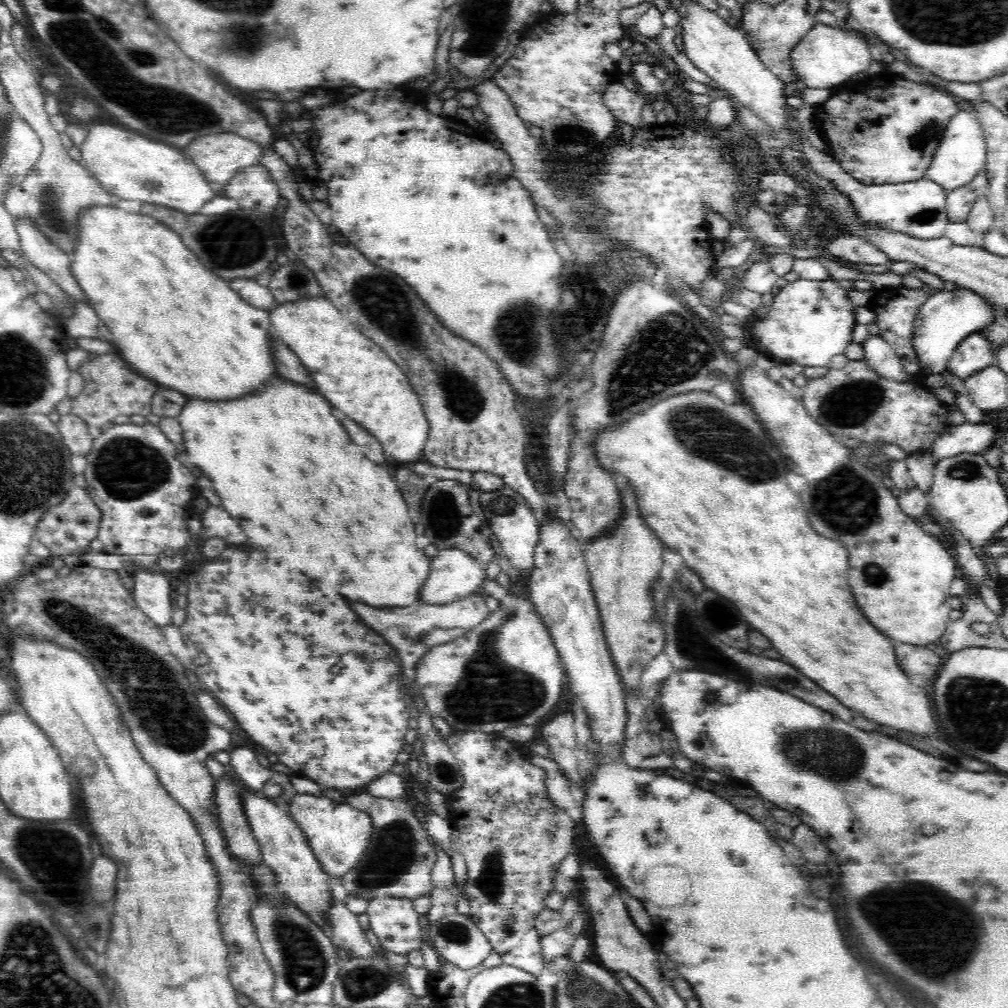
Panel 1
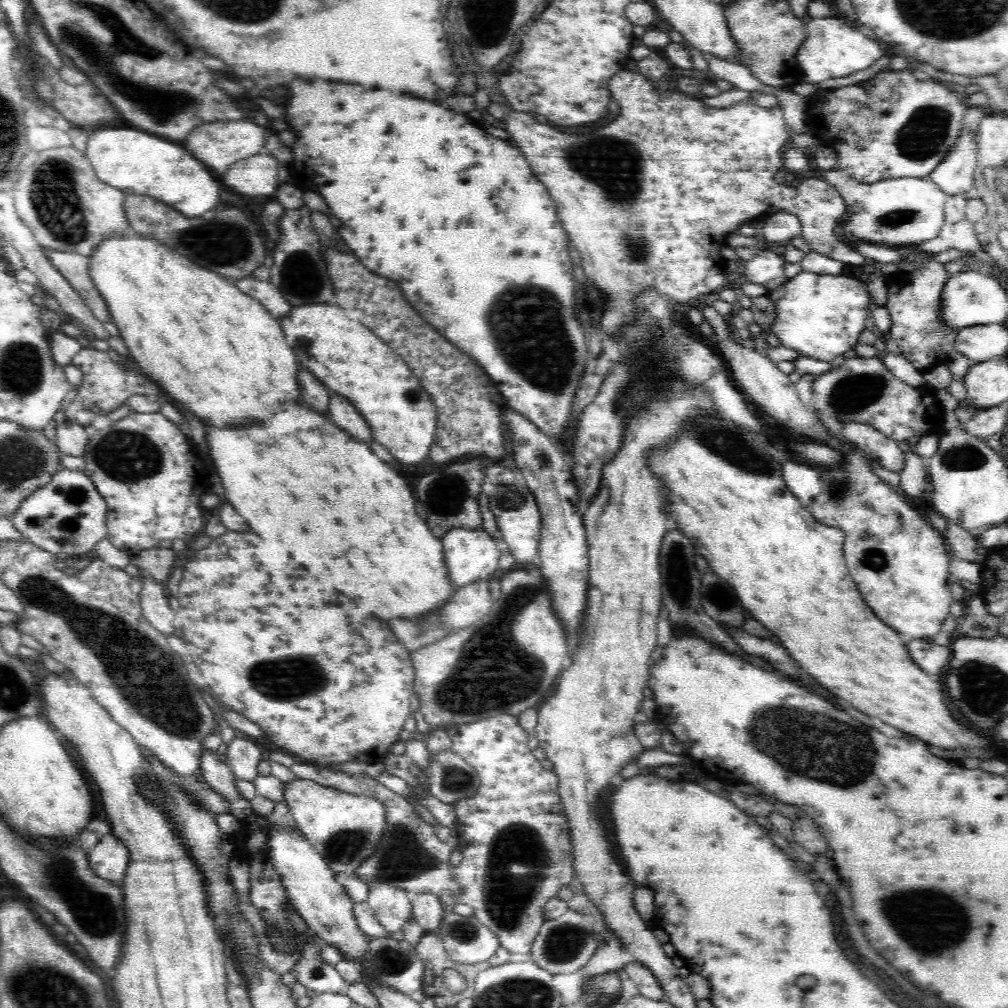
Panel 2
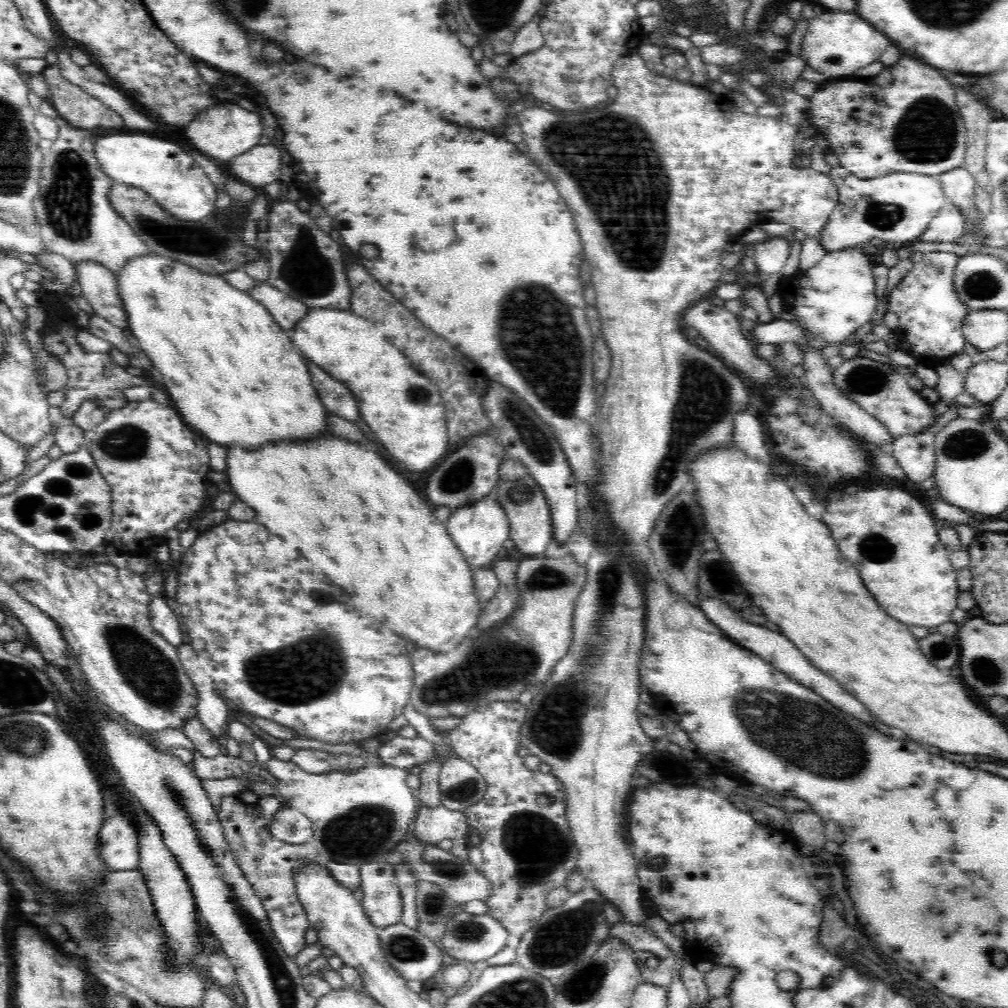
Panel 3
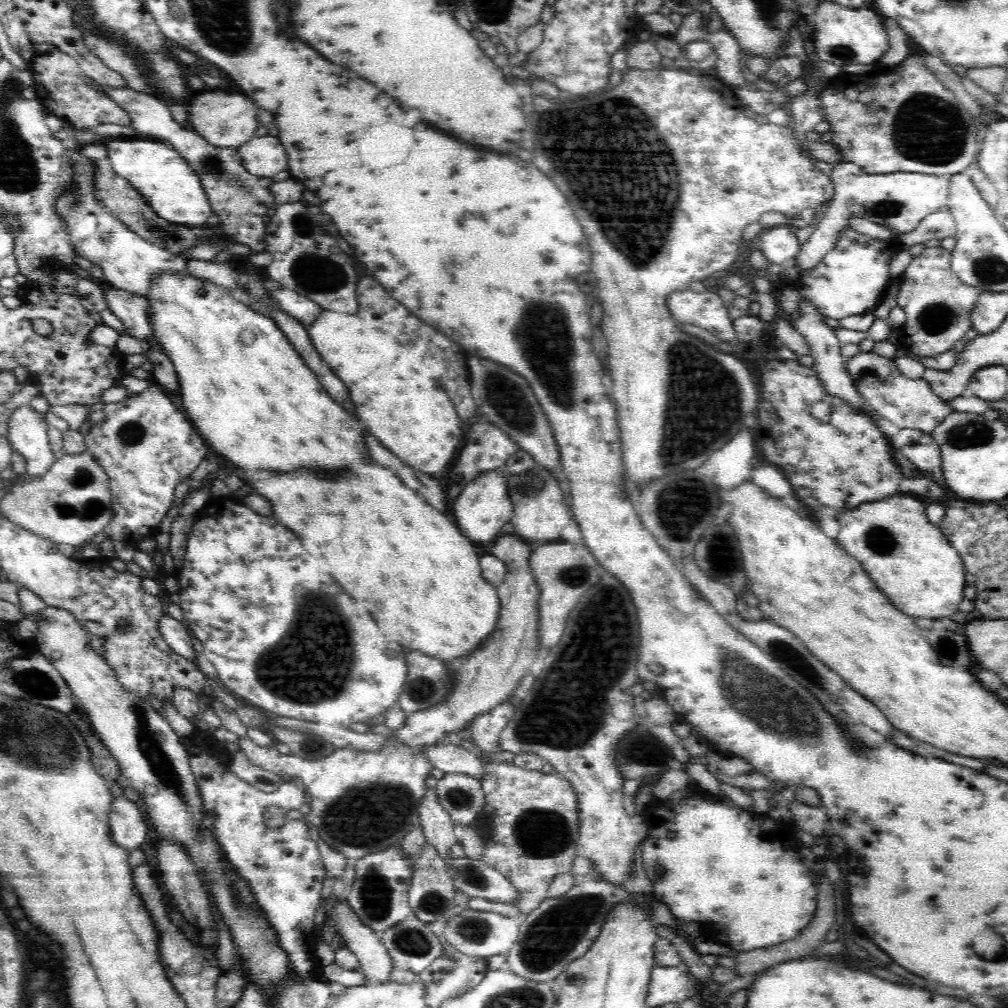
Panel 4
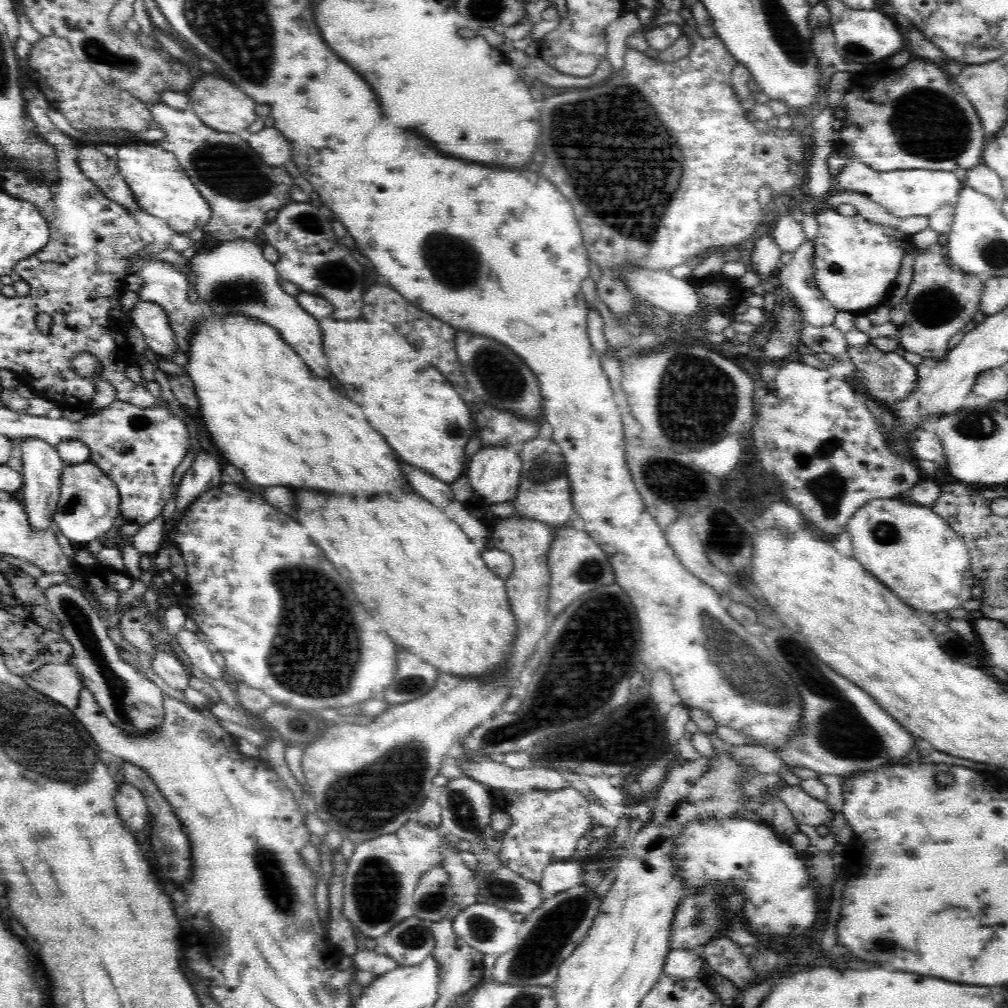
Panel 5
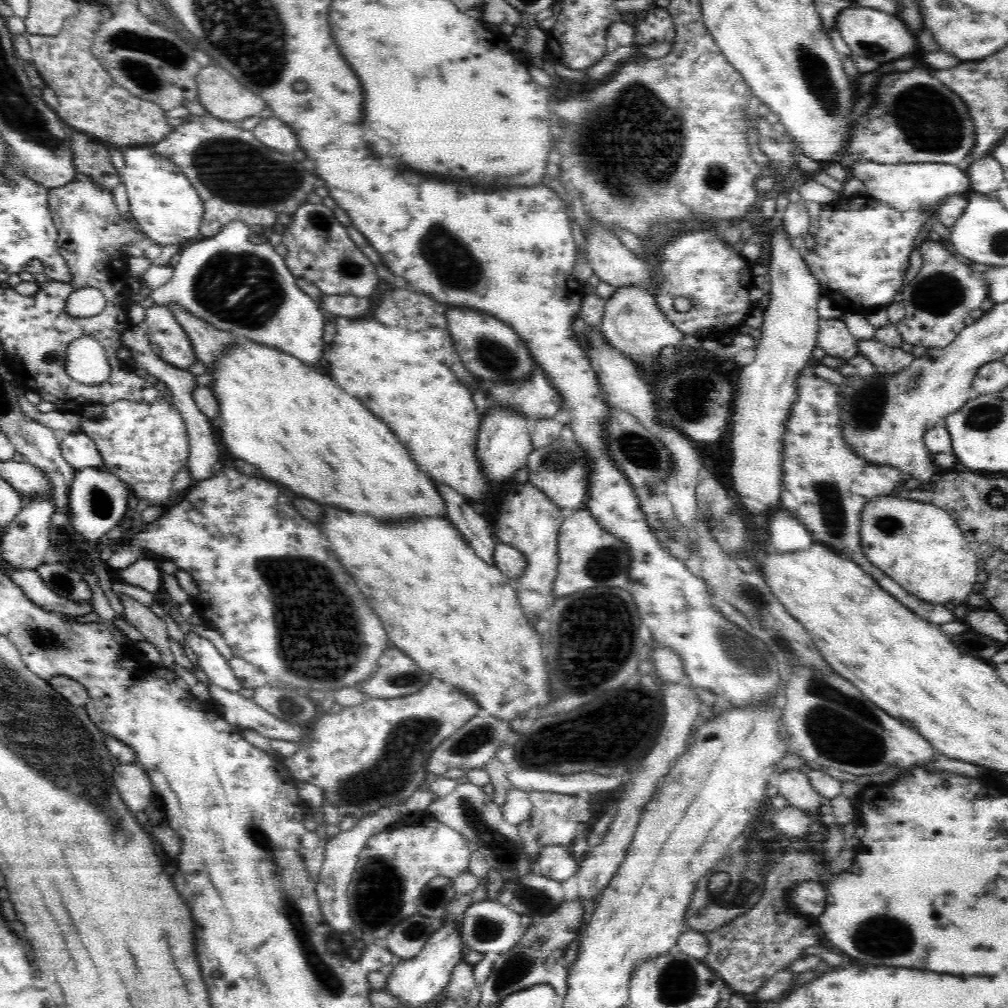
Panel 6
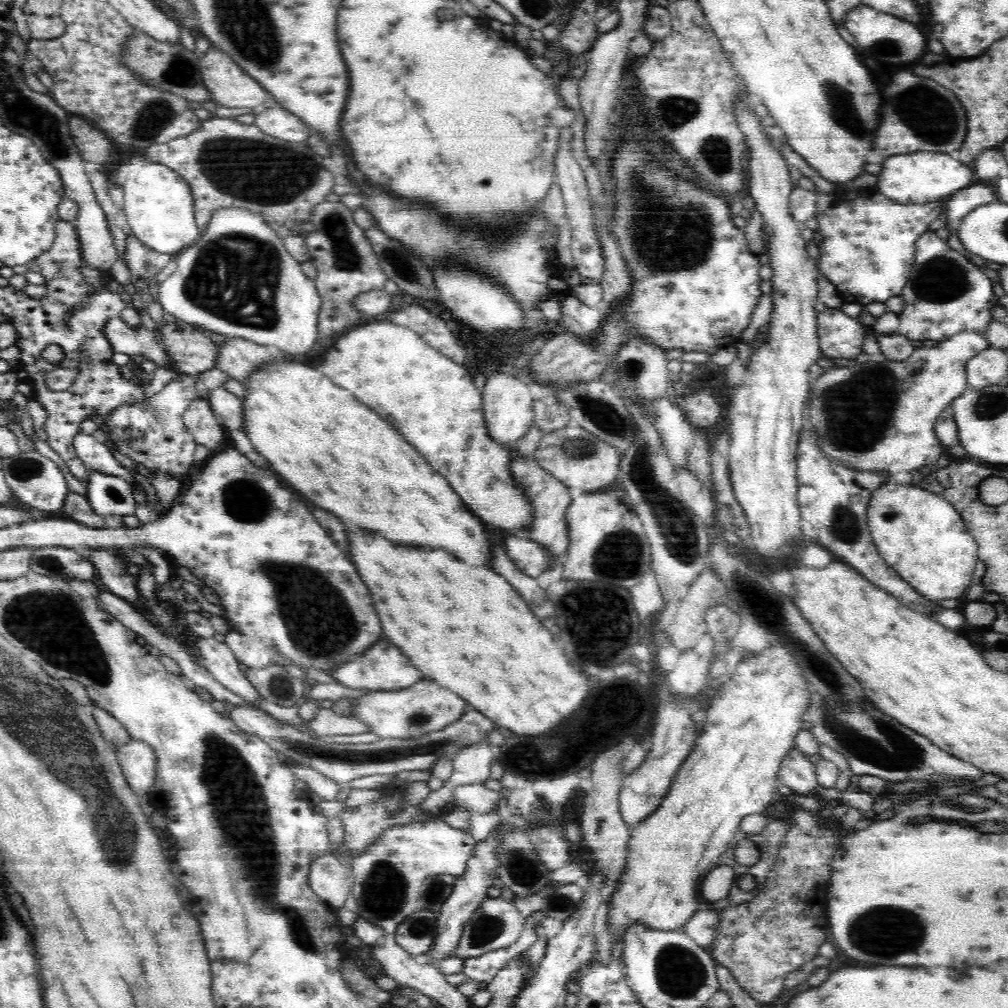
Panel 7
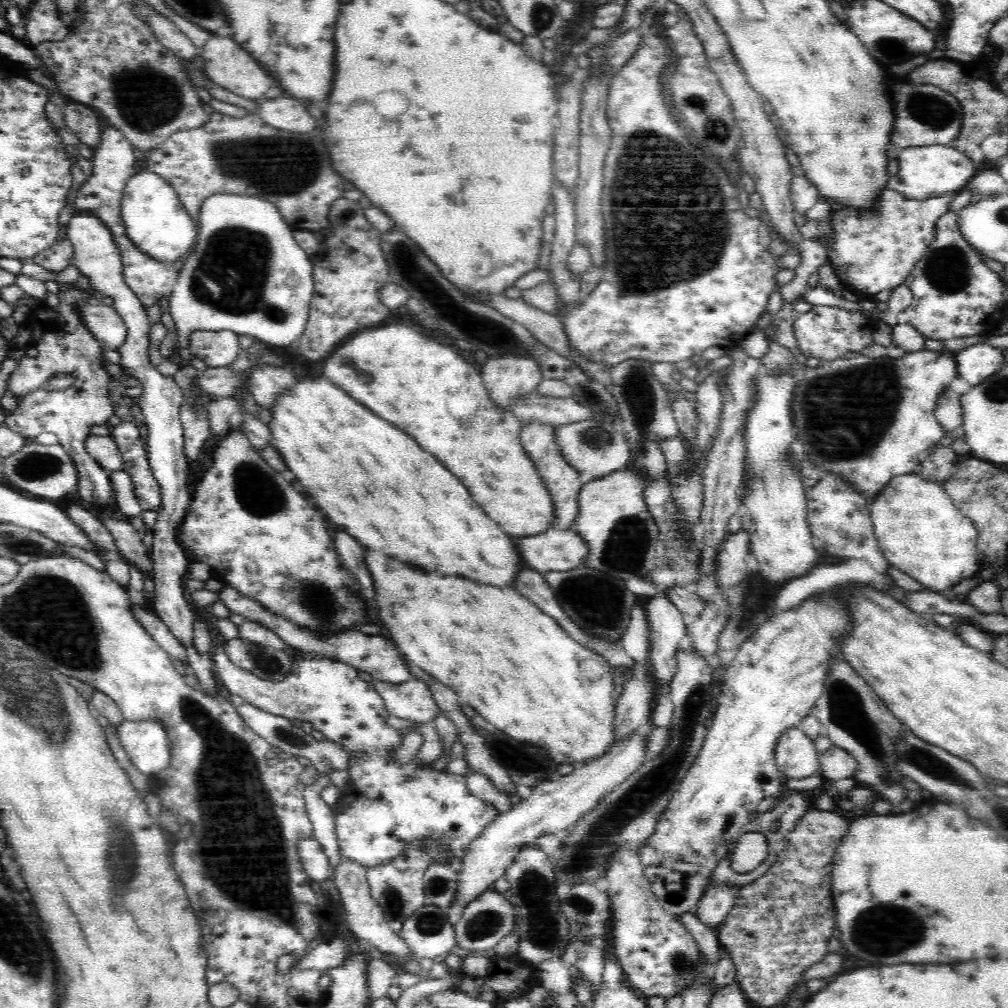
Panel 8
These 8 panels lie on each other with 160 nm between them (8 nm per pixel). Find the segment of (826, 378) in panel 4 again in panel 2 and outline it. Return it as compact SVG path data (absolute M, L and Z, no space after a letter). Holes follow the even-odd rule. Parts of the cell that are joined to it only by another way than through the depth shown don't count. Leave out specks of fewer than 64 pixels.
M842 422L843 436L859 449L867 452L880 468L900 473L904 468L908 450L900 442L892 440L874 426L857 422Z

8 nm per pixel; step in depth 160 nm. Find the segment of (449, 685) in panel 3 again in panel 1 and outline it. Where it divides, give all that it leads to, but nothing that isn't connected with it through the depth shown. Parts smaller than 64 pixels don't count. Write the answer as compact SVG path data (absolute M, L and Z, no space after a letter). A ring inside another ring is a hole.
M489 579L484 580L481 587L483 596L494 596L500 601L500 608L490 612L484 622L472 627L464 636L433 646L426 652L415 666L414 684L418 692L422 692L430 717L446 721L454 732L502 731L514 726L535 727L552 713L552 708L560 700L562 684L567 682L565 670L560 666L559 651L547 625L538 618L538 611L534 612L534 603L512 596L506 588Z

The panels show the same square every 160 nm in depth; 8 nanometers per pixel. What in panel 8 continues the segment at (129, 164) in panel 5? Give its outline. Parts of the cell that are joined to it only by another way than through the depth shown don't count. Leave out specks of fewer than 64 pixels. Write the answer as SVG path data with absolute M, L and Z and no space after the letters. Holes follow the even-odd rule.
M143 166L127 180L124 194L121 194L120 216L129 241L141 253L156 261L165 264L180 263L191 253L197 242L196 219L182 206L168 181Z

